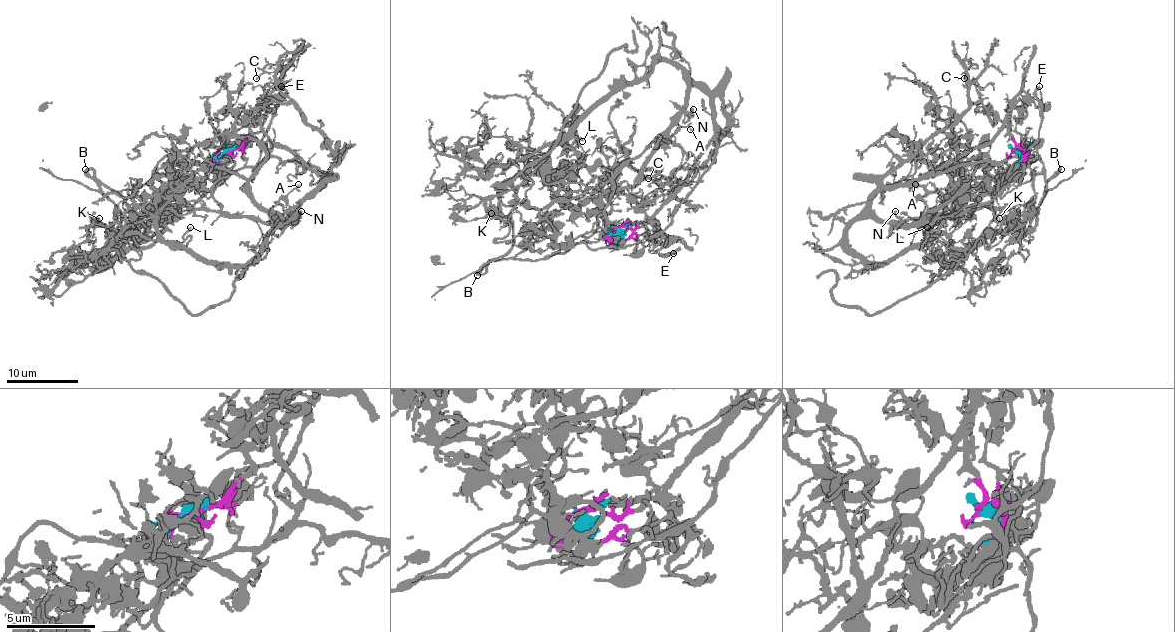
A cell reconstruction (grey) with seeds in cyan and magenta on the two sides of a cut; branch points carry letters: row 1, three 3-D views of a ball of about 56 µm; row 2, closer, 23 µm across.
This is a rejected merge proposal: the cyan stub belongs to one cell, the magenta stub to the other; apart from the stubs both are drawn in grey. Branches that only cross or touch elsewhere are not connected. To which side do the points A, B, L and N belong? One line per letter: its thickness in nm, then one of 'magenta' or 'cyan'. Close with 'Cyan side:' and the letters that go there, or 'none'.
A: 110 nm thick; cyan
B: 240 nm thick; magenta
L: 190 nm thick; cyan
N: 150 nm thick; cyan
Cyan side: A, L, N

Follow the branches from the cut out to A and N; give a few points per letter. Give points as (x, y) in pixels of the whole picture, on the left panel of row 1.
A: (229, 151), (216, 165), (212, 162), (204, 165), (225, 167), (241, 176), (250, 196), (268, 210), (299, 185)
N: (229, 151), (214, 167), (212, 196), (223, 212), (254, 215), (266, 223), (288, 223), (299, 215), (301, 210)

